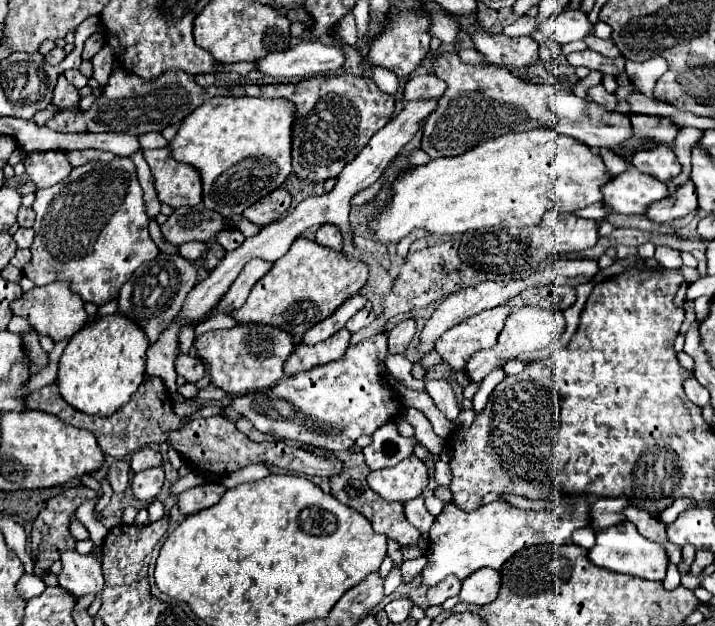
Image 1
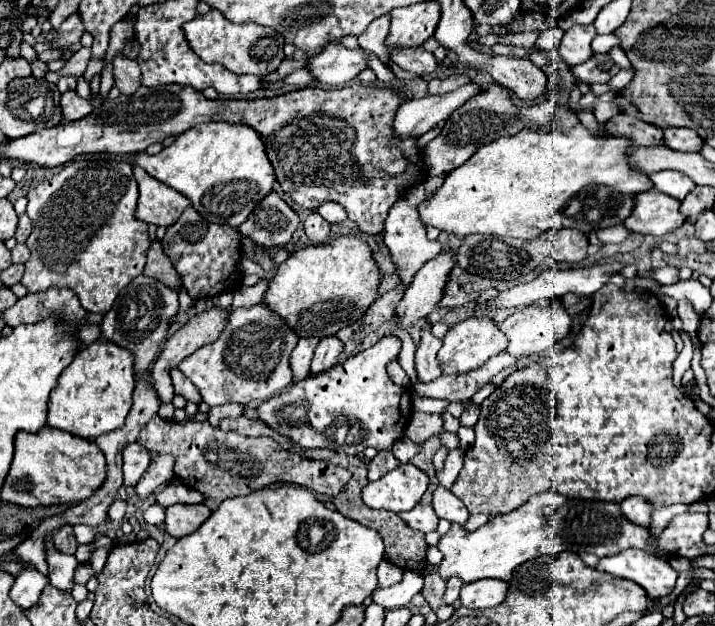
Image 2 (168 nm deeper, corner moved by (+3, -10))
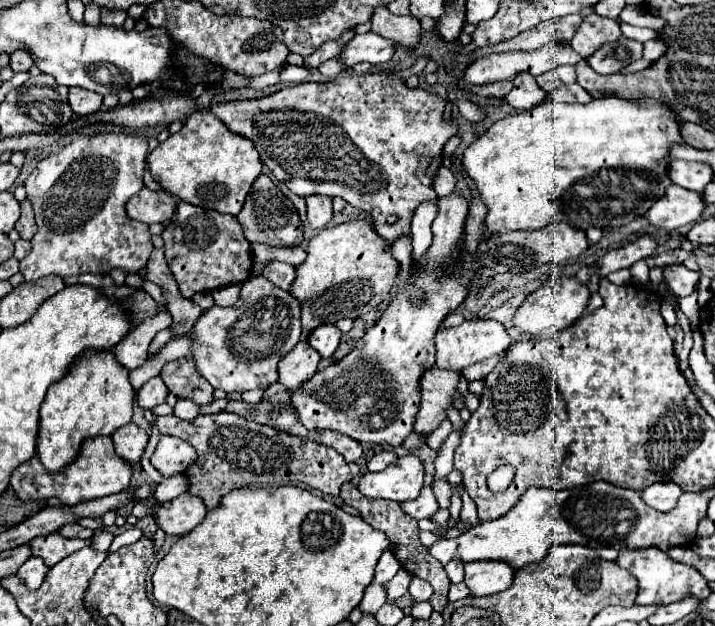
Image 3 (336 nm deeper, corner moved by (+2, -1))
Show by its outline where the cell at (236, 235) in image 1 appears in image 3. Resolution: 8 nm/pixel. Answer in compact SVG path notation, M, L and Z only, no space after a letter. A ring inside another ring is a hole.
M274 261L274 263L270 263L266 269L264 269L264 273L262 273L266 279L270 279L274 285L278 285L280 289L284 289L284 291L290 291L292 289L292 283L294 283L294 275L296 275L296 271L294 271L294 267L292 265L288 265L288 263L280 263L280 261Z

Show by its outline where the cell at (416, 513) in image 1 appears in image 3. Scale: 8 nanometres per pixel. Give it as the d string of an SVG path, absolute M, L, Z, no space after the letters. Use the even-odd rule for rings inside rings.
M422 487L420 495L414 501L404 501L402 509L414 519L430 519L438 511L438 503L432 487Z

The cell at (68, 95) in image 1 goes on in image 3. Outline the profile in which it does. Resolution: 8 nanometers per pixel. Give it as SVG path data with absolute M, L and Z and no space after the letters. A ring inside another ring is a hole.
M70 89L70 95L68 95L68 103L76 117L98 113L102 107L102 99L104 97L100 93L90 93L86 89Z

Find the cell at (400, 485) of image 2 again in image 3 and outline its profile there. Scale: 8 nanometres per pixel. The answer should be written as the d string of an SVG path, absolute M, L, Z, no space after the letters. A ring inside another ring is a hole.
M416 455L398 457L380 473L366 473L358 481L358 489L368 499L392 499L410 501L418 497L422 489L424 465Z

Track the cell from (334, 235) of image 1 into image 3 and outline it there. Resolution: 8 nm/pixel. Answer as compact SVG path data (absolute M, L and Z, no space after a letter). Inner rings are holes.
M324 195L306 197L308 203L308 223L314 229L324 229L332 219L332 199Z

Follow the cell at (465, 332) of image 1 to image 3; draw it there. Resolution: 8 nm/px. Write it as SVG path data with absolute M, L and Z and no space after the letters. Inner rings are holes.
M490 319L464 321L458 327L440 329L436 333L436 363L442 369L450 369L450 371L460 373L462 369L466 369L472 363L478 363L478 361L484 361L488 357L502 353L508 345L510 345L510 337L508 337L502 323L490 321Z

